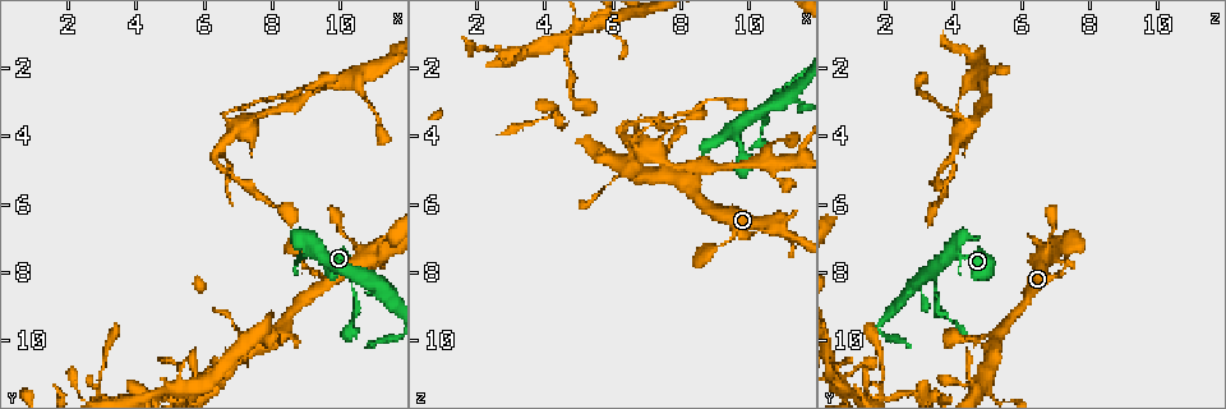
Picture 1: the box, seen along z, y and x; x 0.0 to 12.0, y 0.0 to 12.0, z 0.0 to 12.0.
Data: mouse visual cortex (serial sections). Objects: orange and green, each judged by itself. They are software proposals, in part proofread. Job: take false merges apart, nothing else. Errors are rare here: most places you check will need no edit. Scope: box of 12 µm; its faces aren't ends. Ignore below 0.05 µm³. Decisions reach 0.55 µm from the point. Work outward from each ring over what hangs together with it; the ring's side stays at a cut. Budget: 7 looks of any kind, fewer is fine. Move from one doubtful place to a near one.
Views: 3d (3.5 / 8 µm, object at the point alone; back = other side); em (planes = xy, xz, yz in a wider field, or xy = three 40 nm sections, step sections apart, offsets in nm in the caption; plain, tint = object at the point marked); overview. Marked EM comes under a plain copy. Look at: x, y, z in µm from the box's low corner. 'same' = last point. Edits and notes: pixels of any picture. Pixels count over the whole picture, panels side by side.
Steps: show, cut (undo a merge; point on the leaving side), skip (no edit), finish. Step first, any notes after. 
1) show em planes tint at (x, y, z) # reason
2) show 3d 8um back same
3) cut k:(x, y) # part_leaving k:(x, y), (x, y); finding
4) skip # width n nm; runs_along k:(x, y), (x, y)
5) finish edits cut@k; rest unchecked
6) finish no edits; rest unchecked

show 3d 3.5um at (10.1, 7.9, 3.4) # side arm on a straight run

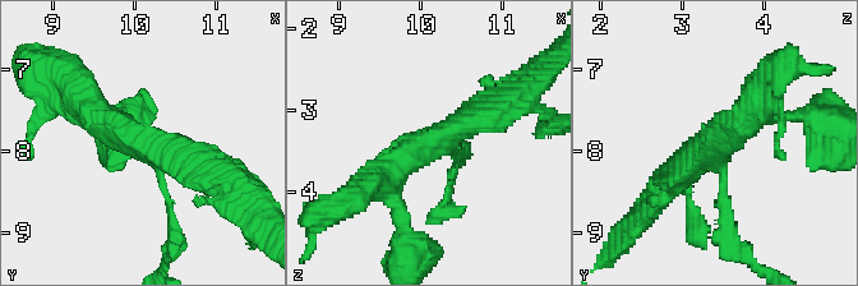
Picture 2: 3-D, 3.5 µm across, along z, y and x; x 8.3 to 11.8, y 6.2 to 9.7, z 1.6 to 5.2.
show em xy step 2 tint at (10.15, 7.95, 3.40) # arms 3; arm_widths 150, 350, 400 nm

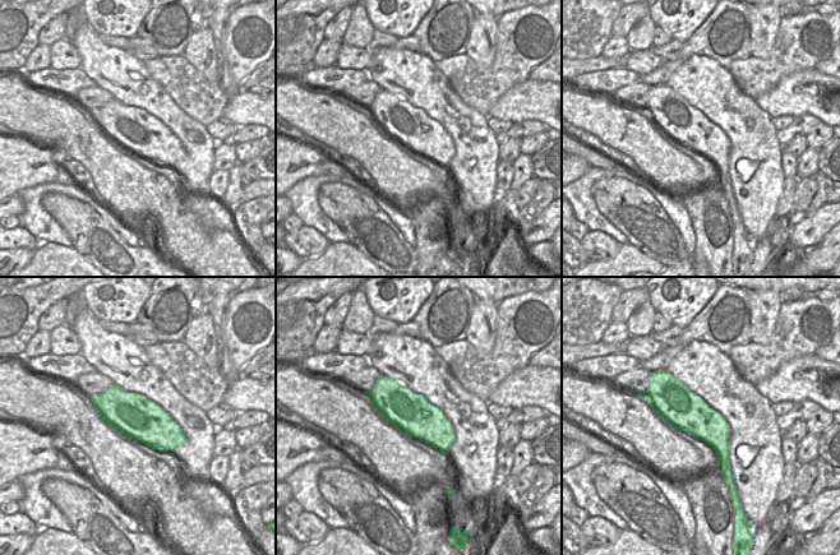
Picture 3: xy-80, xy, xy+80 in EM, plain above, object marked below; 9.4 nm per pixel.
skip # runs_along 2:(390, 197), (413, 153), (503, 105); continuous, no second cell

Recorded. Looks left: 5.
show 3d 3.5um at (6.2, 11.3, 4.8)

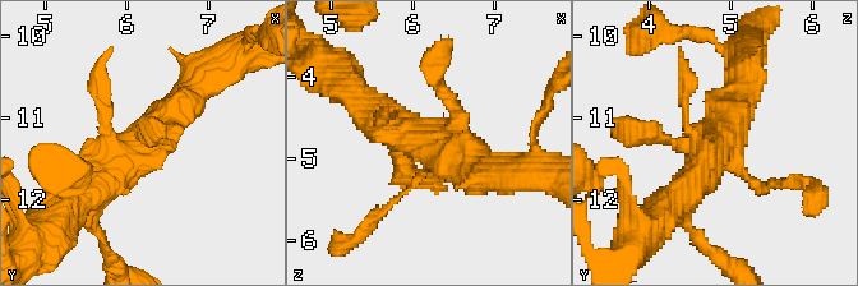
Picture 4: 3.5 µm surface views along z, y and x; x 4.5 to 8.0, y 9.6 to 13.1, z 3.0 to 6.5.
show em planes tint at (6.20, 11.30, 4.85)

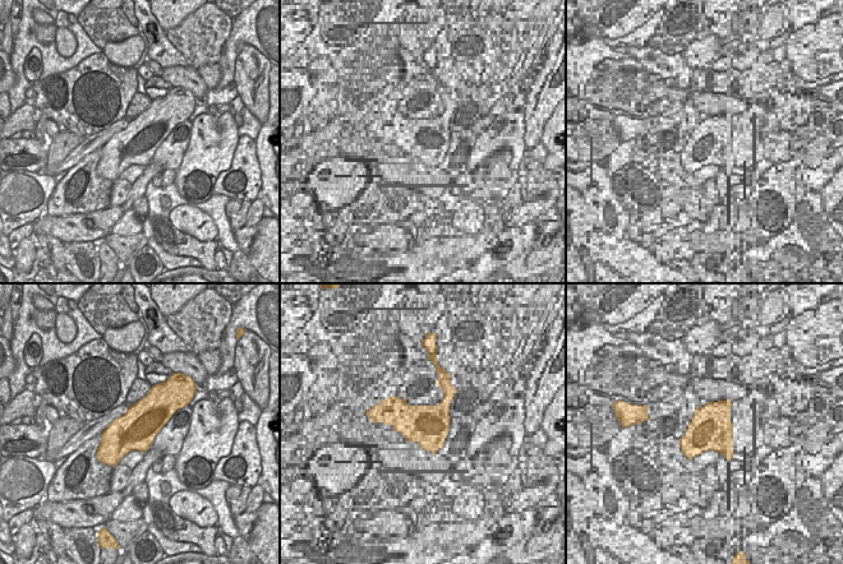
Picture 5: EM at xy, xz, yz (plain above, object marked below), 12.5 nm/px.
skip # runs_along 4:(199, 84), (81, 198); continuous, no second cell

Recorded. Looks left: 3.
show 3d 3.5um at (7.6, 10.0, 4.3) # thick turns thin

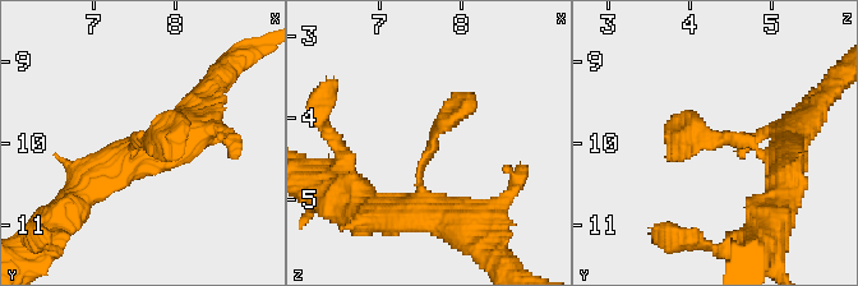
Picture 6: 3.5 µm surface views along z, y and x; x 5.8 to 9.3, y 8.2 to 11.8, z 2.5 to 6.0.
show em xy step 1 tint at (7.65, 9.95, 4.35)

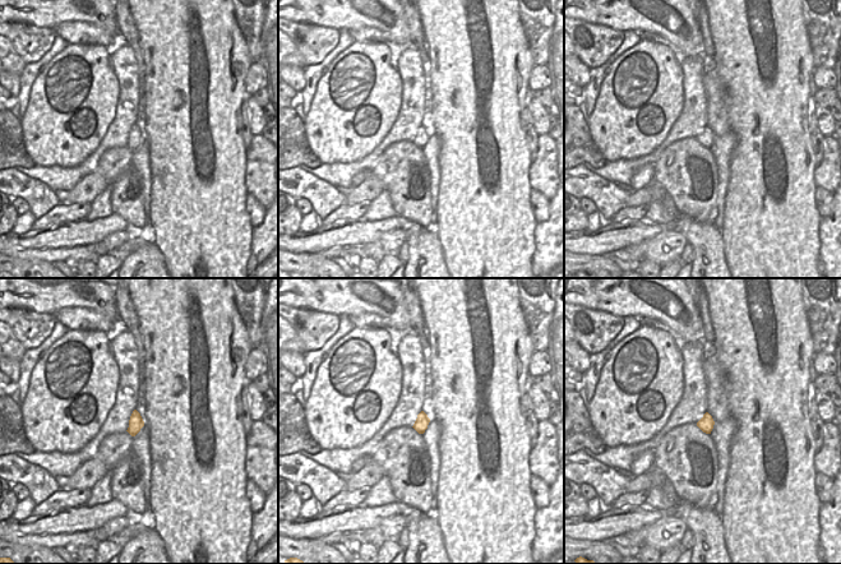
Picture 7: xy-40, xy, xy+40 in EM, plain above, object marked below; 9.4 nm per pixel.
skip # runs_along 6:(429, 215), (421, 165), (465, 93); continuous, no second cell

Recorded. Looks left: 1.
finish no edits; rest unchecked

